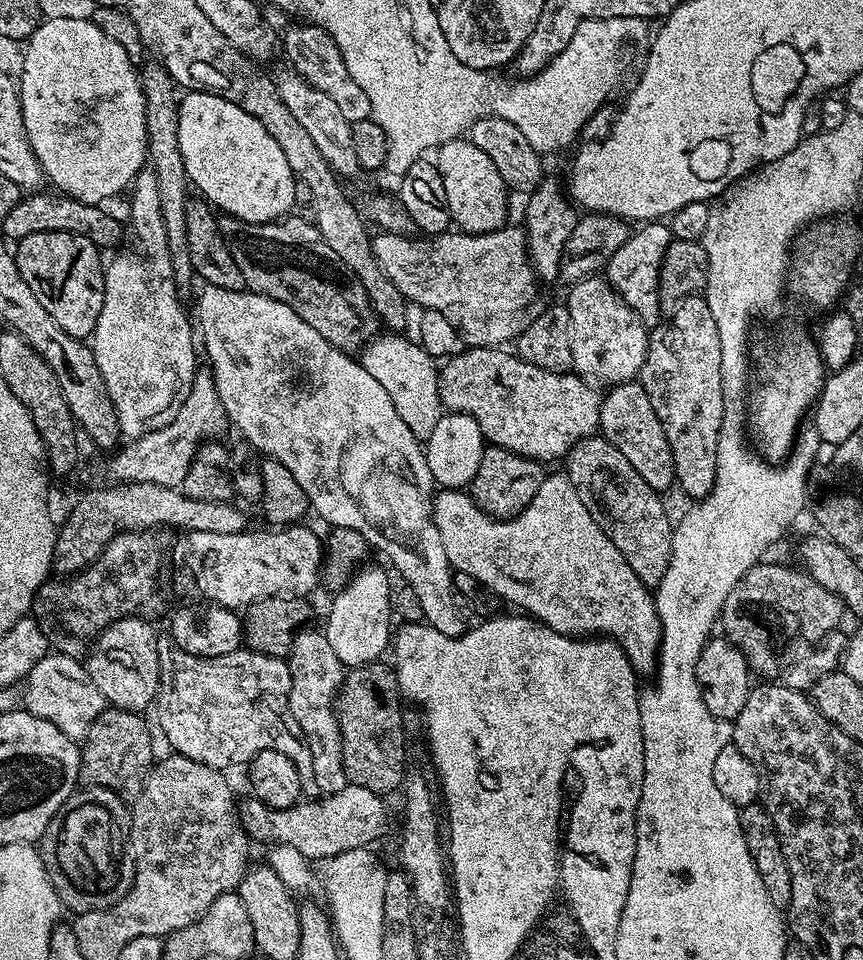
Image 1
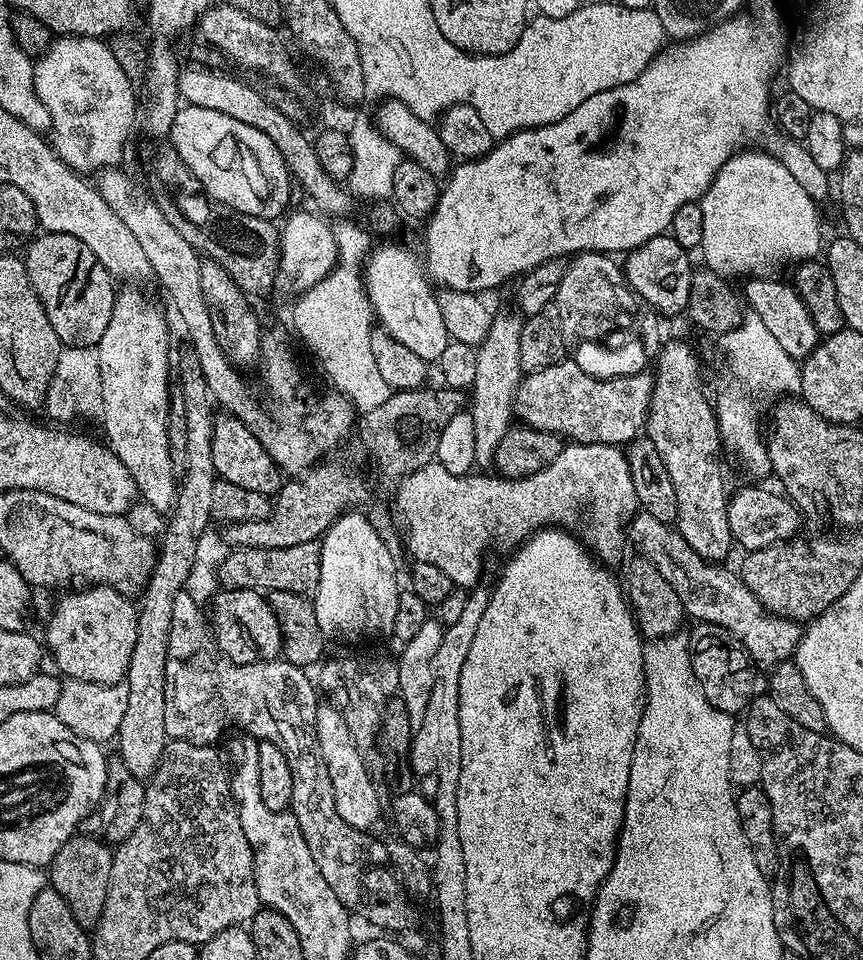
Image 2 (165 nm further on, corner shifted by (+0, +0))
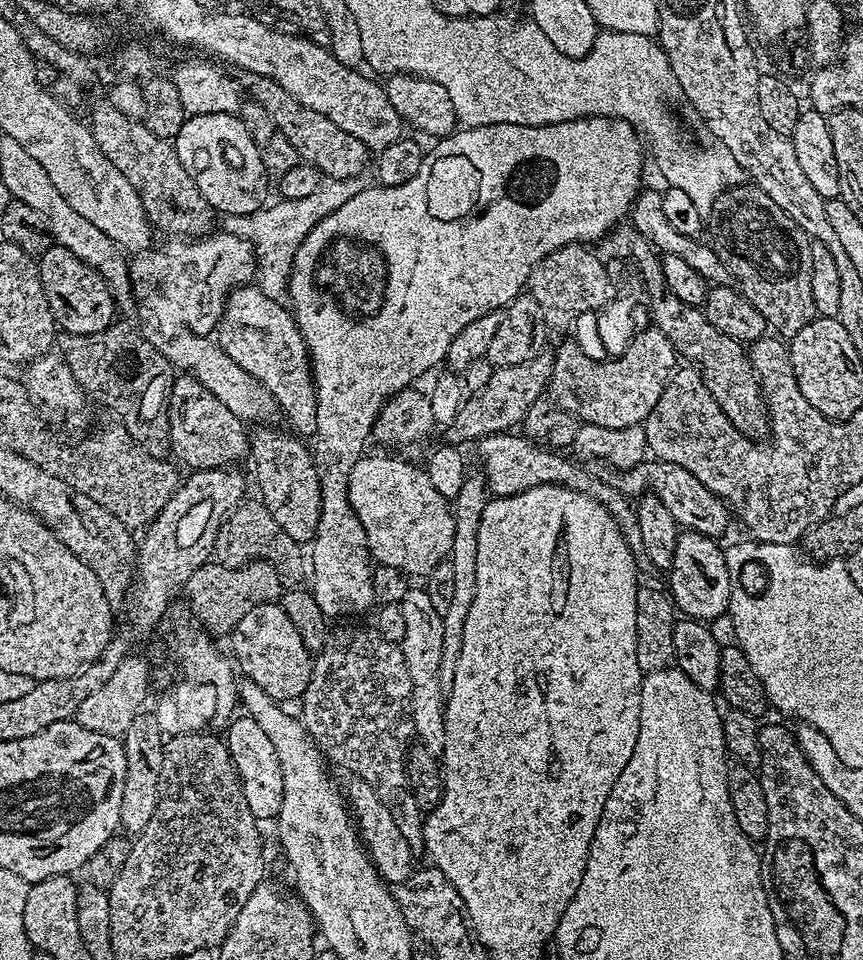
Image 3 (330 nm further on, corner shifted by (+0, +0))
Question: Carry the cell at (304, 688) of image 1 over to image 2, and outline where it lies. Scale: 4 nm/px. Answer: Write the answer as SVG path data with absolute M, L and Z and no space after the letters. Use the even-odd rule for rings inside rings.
M324 702L316 710L316 737L322 750L322 762L330 774L330 786L334 789L334 807L342 822L359 832L368 832L380 820L380 792L364 765L365 753L354 742L350 726L342 718L340 711L331 702Z

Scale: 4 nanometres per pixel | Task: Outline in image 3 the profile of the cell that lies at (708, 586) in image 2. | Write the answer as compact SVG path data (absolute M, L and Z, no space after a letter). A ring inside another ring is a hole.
M511 431L497 432L494 436L483 436L475 445L476 452L480 455L480 464L485 484L493 497L513 496L519 492L530 490L534 486L543 484L557 484L563 488L570 488L575 492L586 494L594 498L609 512L618 522L620 532L623 533L628 545L632 547L632 552L637 558L644 556L642 546L642 534L638 530L638 518L633 501L629 497L623 496L618 490L614 490L606 482L602 482L594 474L588 472L587 467L582 464L574 464L567 460L567 455L556 450L549 450L528 439L527 435L512 436Z

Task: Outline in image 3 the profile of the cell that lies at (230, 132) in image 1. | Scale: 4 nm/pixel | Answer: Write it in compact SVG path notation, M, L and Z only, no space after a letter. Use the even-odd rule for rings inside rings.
M206 114L205 116L188 116L182 130L178 130L174 141L178 162L194 178L194 186L202 190L202 198L217 213L225 212L228 218L233 216L250 216L259 208L265 207L268 196L268 180L270 174L264 169L258 146L254 146L254 138L250 138L250 130L246 130L244 121L236 114Z

